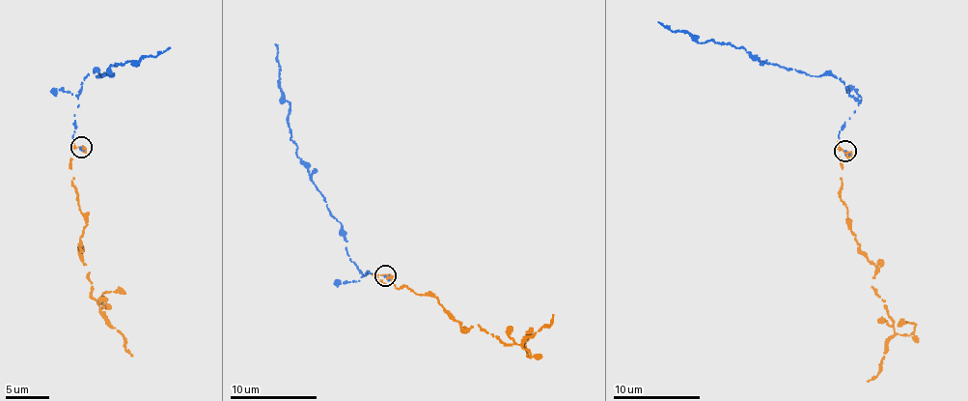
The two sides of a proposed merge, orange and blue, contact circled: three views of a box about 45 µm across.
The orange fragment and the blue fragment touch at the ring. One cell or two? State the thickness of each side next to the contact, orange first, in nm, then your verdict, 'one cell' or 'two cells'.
calibres 460 and 110 nm; one cell

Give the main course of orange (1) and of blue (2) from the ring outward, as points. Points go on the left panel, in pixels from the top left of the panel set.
1: (81, 148), (71, 152), (71, 169), (86, 226), (80, 254), (91, 297), (131, 356)
2: (81, 148), (73, 130), (89, 74), (137, 66), (169, 47)

